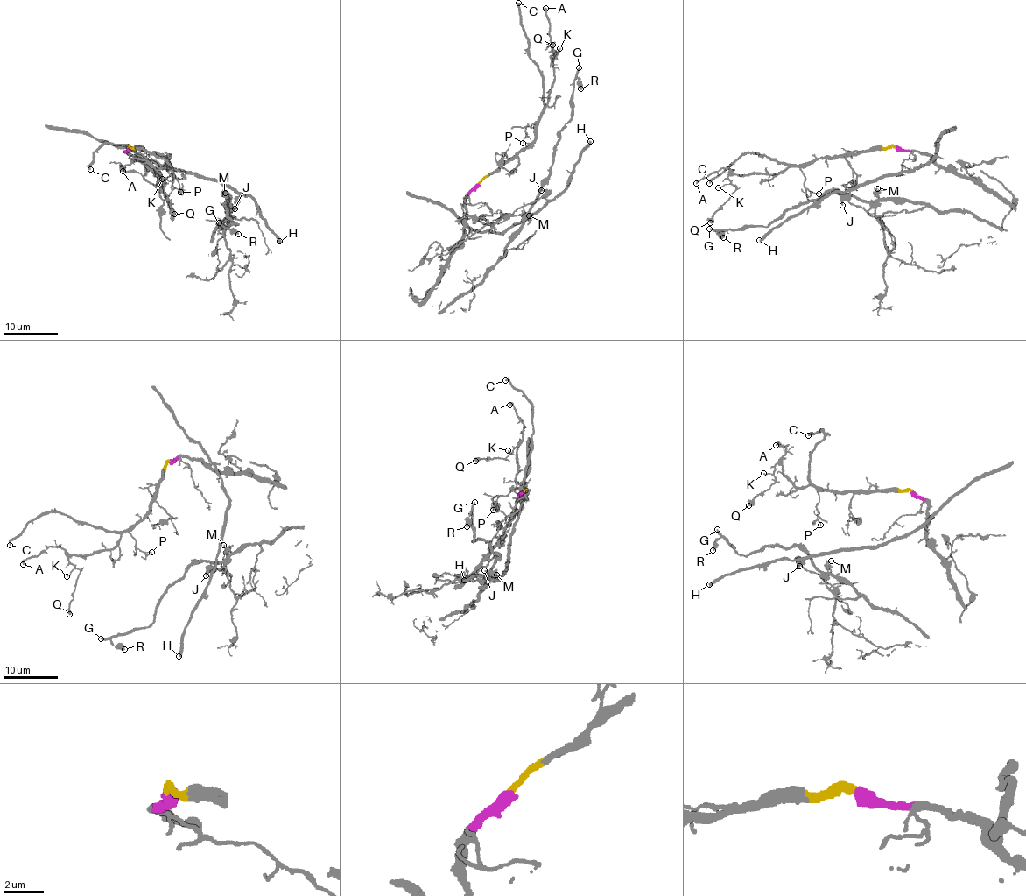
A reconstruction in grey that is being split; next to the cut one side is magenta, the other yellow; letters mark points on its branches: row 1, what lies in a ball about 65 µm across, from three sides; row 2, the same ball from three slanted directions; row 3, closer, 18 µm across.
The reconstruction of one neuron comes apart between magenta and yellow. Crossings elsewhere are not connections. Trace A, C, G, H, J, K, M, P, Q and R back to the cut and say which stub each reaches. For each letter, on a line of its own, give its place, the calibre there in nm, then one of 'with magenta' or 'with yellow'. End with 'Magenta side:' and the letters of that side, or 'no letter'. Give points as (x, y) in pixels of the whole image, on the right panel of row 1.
A: place (696, 183); calibre 320 nm; with yellow
C: place (709, 183); calibre 280 nm; with yellow
G: place (709, 229); calibre 240 nm; with magenta
H: place (759, 240); calibre 340 nm; with magenta
J: place (842, 205); calibre 200 nm; with magenta
K: place (718, 187); calibre 90 nm; with yellow
M: place (877, 188); calibre 150 nm; with magenta
P: place (818, 194); calibre 110 nm; with yellow
Q: place (710, 222); calibre 400 nm; with yellow
R: place (723, 237); calibre 440 nm; with magenta
Magenta side: G, H, J, M, R

